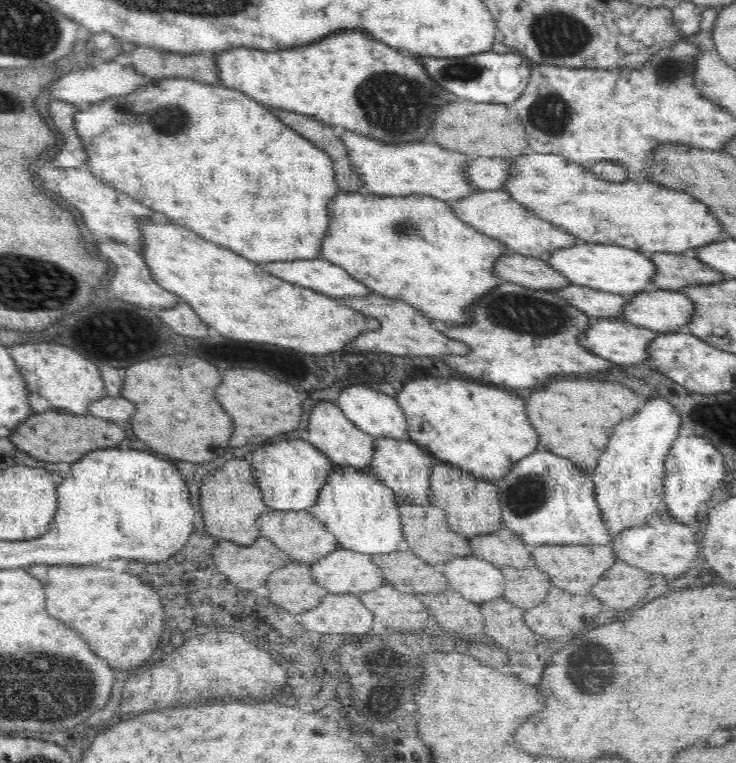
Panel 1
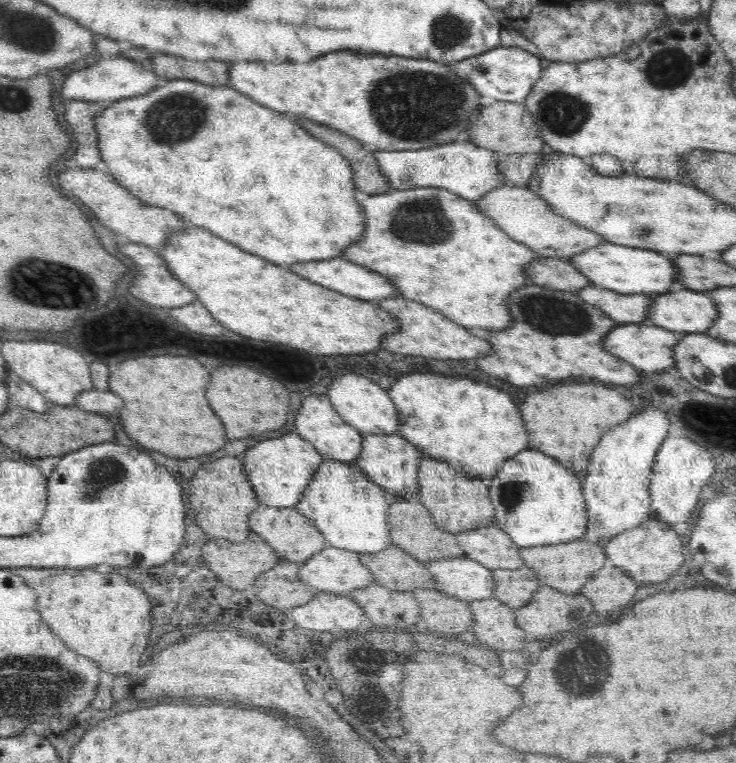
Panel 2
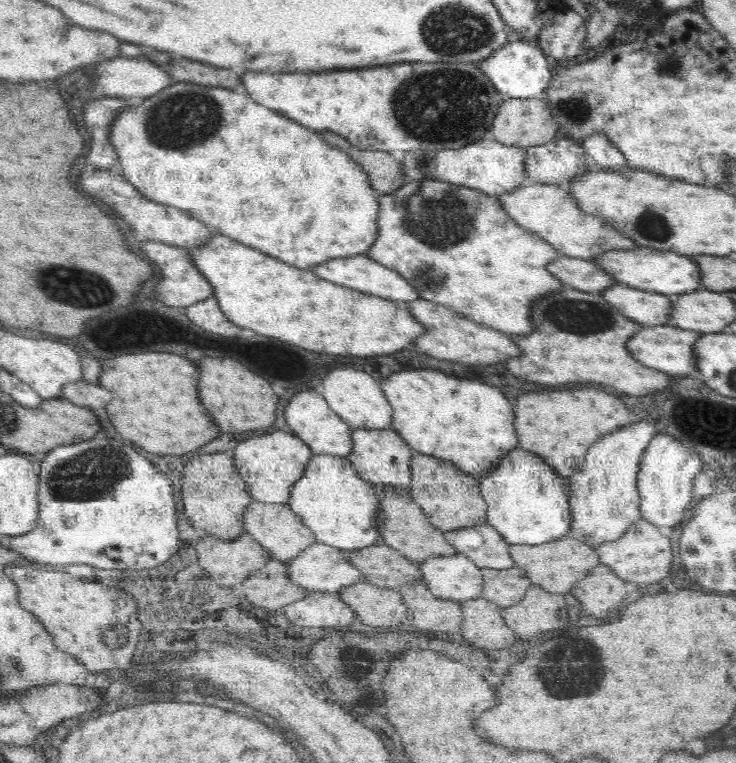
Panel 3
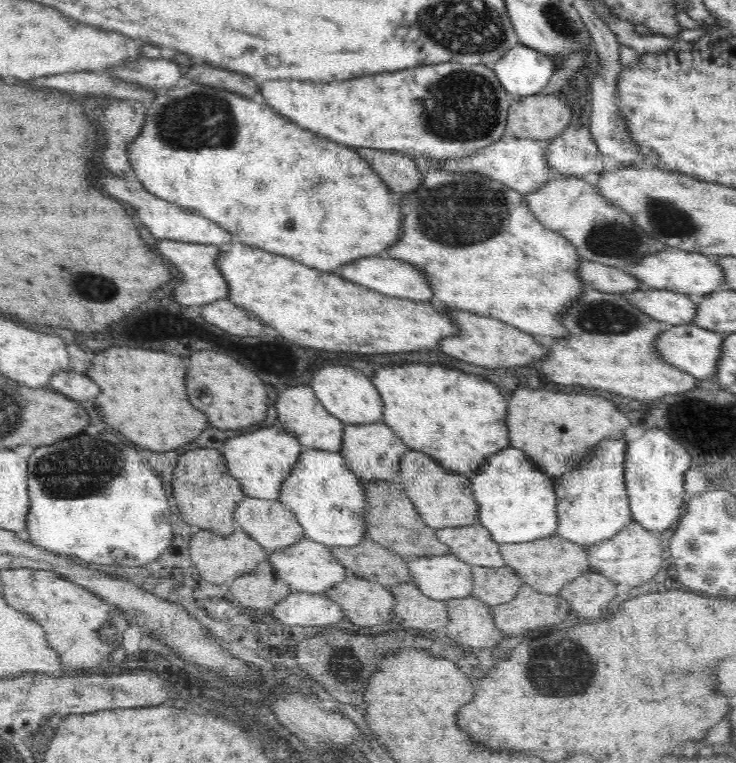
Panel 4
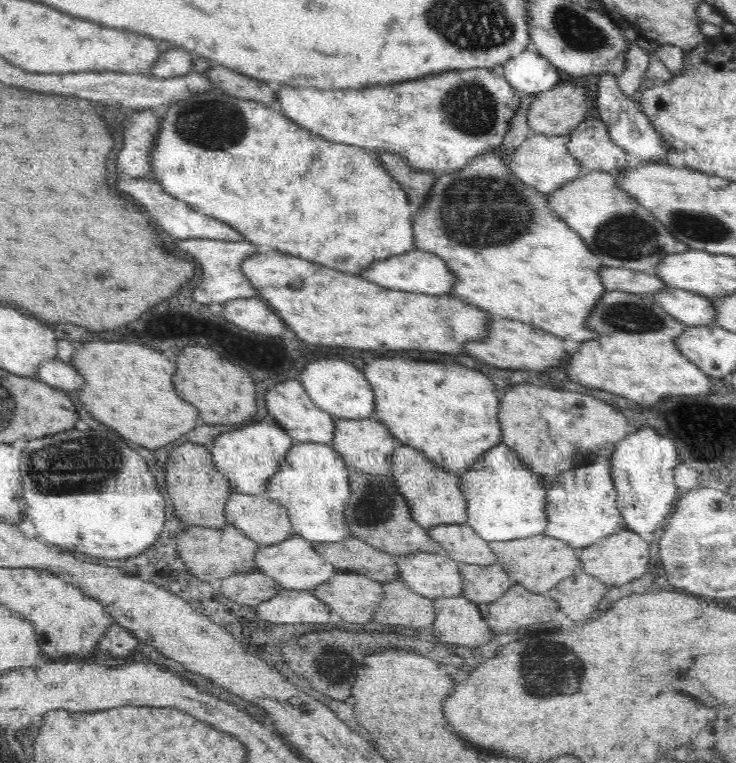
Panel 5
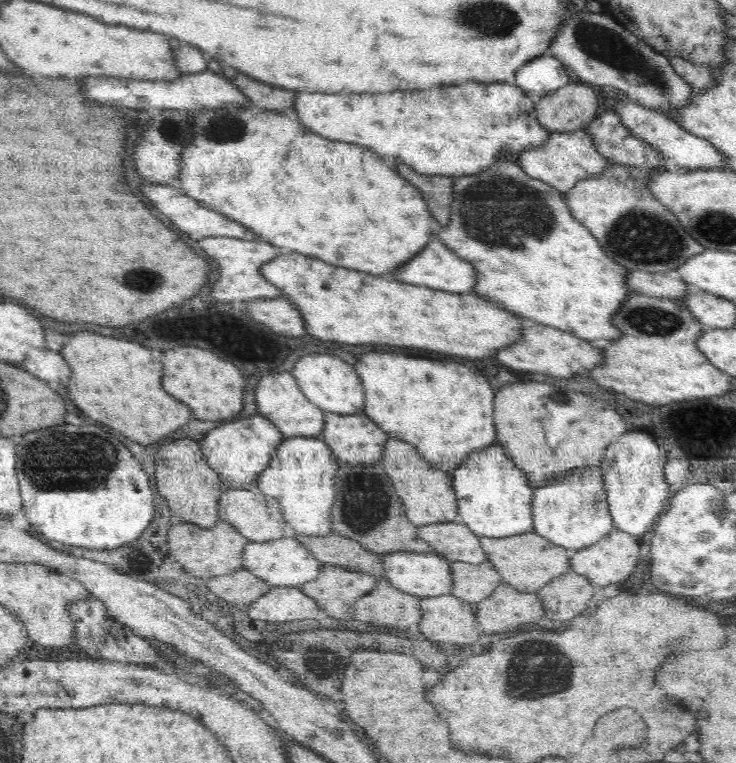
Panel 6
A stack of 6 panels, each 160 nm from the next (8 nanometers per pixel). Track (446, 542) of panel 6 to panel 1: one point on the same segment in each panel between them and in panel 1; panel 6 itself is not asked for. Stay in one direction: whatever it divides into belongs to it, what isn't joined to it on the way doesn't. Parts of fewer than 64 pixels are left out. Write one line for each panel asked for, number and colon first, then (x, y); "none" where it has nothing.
1: (503, 548)
2: (492, 547)
3: (483, 545)
4: (473, 544)
5: (461, 543)

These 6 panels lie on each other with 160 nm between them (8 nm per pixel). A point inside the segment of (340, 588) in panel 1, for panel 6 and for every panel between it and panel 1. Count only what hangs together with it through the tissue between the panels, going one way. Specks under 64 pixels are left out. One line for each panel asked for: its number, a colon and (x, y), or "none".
2: (334, 570)
3: (318, 568)
4: (307, 566)
5: (295, 564)
6: (282, 562)

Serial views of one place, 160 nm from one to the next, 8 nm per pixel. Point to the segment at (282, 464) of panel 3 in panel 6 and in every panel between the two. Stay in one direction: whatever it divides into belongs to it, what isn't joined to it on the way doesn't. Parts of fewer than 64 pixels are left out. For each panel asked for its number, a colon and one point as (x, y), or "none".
4: (262, 460)
5: (248, 457)
6: (238, 450)

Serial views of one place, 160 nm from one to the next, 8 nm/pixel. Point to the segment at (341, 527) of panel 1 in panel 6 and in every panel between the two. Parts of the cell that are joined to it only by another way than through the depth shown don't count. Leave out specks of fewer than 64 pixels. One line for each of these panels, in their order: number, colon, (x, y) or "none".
2: (351, 511)
3: (340, 507)
4: (327, 498)
5: (313, 485)
6: (301, 476)

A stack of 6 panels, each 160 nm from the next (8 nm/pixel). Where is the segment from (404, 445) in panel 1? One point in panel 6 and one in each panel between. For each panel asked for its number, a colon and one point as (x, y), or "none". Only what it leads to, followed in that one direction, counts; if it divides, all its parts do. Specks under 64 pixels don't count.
2: (390, 461)
3: (383, 456)
4: (372, 451)
5: (366, 445)
6: (354, 439)

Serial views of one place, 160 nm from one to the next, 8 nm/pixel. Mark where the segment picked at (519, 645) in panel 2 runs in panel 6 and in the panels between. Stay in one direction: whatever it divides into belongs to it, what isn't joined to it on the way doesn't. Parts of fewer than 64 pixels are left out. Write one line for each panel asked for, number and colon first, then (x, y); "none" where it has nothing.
3: (483, 626)
4: (471, 624)
5: (459, 621)
6: (446, 618)

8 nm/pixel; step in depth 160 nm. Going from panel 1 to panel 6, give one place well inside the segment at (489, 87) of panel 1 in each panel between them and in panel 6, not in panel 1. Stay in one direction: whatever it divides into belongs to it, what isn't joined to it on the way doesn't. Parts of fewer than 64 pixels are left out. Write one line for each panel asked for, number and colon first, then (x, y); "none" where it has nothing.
2: (506, 74)
3: (519, 70)
4: (523, 71)
5: (532, 73)
6: (545, 74)

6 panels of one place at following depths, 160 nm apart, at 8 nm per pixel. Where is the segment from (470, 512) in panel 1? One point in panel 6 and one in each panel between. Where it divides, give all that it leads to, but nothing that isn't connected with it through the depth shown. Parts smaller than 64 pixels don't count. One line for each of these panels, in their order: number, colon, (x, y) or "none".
2: (457, 503)
3: (452, 500)
4: (444, 499)
5: (434, 497)
6: (426, 491)

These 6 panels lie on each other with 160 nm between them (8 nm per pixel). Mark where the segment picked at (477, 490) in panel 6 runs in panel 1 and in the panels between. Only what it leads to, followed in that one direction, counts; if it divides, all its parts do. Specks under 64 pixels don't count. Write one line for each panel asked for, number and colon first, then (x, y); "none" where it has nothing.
1: (546, 500)
2: (538, 501)
3: (527, 501)
4: (516, 501)
5: (504, 501)

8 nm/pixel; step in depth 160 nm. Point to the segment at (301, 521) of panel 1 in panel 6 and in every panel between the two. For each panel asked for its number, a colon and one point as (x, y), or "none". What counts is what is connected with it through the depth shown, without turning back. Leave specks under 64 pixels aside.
2: (295, 538)
3: (276, 527)
4: (270, 523)
5: (265, 521)
6: (257, 516)

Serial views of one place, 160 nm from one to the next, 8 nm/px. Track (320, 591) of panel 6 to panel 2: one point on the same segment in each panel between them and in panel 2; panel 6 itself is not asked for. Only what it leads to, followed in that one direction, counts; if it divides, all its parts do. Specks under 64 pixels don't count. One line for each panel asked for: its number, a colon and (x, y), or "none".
2: (395, 610)
3: (377, 606)
4: (367, 603)
5: (352, 594)

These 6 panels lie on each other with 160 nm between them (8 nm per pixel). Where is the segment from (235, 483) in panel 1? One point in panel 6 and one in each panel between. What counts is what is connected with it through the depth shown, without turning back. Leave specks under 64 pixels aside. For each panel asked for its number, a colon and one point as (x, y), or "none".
2: (222, 498)
3: (214, 497)
4: (206, 493)
5: (199, 492)
6: (192, 489)

